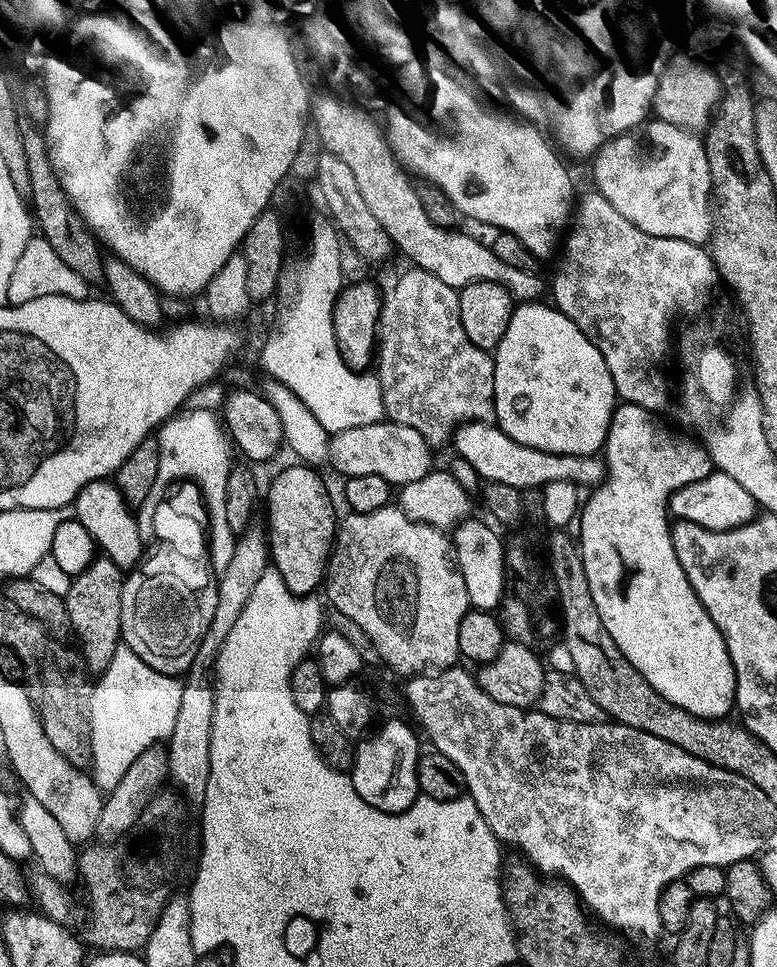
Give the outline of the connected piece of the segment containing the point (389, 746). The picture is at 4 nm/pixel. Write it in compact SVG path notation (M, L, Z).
M377 723L376 727L355 745L352 762L346 773L358 798L368 808L392 816L407 806L412 787L412 757L414 747L408 741L409 733L398 724Z

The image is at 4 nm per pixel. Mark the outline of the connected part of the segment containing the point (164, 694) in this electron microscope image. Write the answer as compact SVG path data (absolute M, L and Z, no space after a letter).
M120 642L112 652L110 666L94 686L90 766L97 787L108 792L117 786L141 752L156 741L169 738L180 709L183 681L158 674L139 661L127 644Z

